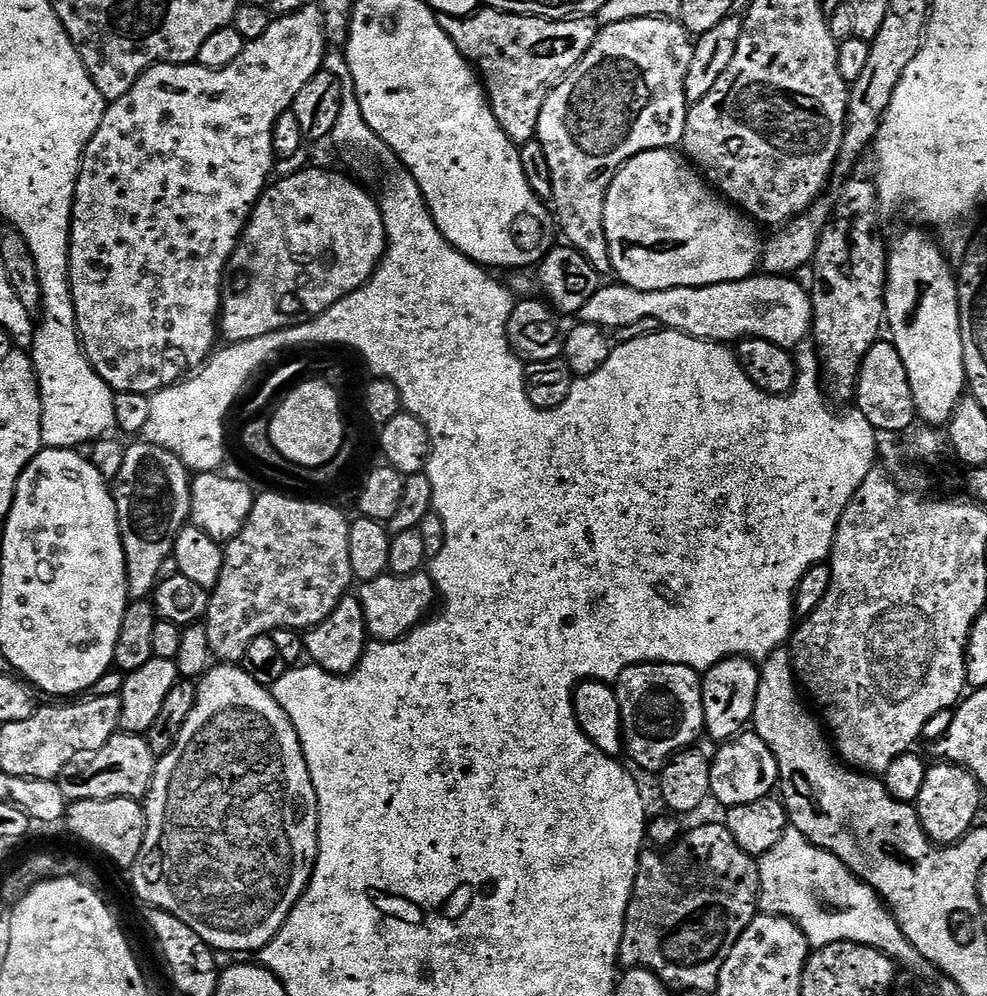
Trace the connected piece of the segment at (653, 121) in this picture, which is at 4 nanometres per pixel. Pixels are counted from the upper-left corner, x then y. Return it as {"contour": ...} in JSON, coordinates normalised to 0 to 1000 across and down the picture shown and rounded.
{"contour":[[[651,16],[641,20],[631,20],[621,24],[613,24],[605,31],[602,42],[596,48],[596,53],[580,67],[579,72],[568,80],[567,84],[553,98],[549,106],[549,114],[545,114],[545,131],[543,141],[552,152],[553,160],[557,167],[557,179],[560,181],[560,197],[558,204],[561,206],[561,217],[565,222],[566,232],[569,234],[579,248],[585,249],[609,275],[620,273],[620,260],[618,259],[618,247],[614,243],[614,223],[612,222],[612,212],[614,211],[614,195],[621,179],[624,178],[626,170],[638,159],[642,159],[651,153],[658,153],[664,149],[684,150],[693,140],[695,131],[695,118],[699,107],[695,98],[695,70],[699,70],[699,58],[701,57],[702,37],[697,35],[695,29],[690,26],[688,19],[674,18],[672,16]]]}

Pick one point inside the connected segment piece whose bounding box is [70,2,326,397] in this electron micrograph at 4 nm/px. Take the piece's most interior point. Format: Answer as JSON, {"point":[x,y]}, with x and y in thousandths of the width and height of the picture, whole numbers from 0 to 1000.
{"point":[168,187]}

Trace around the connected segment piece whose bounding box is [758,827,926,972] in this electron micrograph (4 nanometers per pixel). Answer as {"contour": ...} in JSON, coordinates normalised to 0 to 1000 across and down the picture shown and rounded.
{"contour":[[[799,830],[798,836],[774,859],[769,860],[770,903],[768,912],[780,920],[803,924],[824,953],[845,946],[869,946],[898,957],[909,969],[932,976],[938,972],[934,958],[914,938],[910,926],[888,895],[870,884],[845,857],[821,846],[810,833]]]}

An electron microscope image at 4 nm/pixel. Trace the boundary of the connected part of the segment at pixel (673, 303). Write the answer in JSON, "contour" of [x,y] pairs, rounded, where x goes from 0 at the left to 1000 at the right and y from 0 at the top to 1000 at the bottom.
{"contour":[[[763,275],[757,281],[745,281],[739,285],[658,293],[620,283],[617,289],[616,286],[609,287],[586,317],[591,324],[606,325],[613,331],[642,327],[642,323],[650,323],[650,319],[667,319],[674,330],[693,333],[708,341],[749,343],[763,337],[802,351],[805,345],[820,340],[823,299],[820,290],[816,286],[814,289],[802,277]]]}

